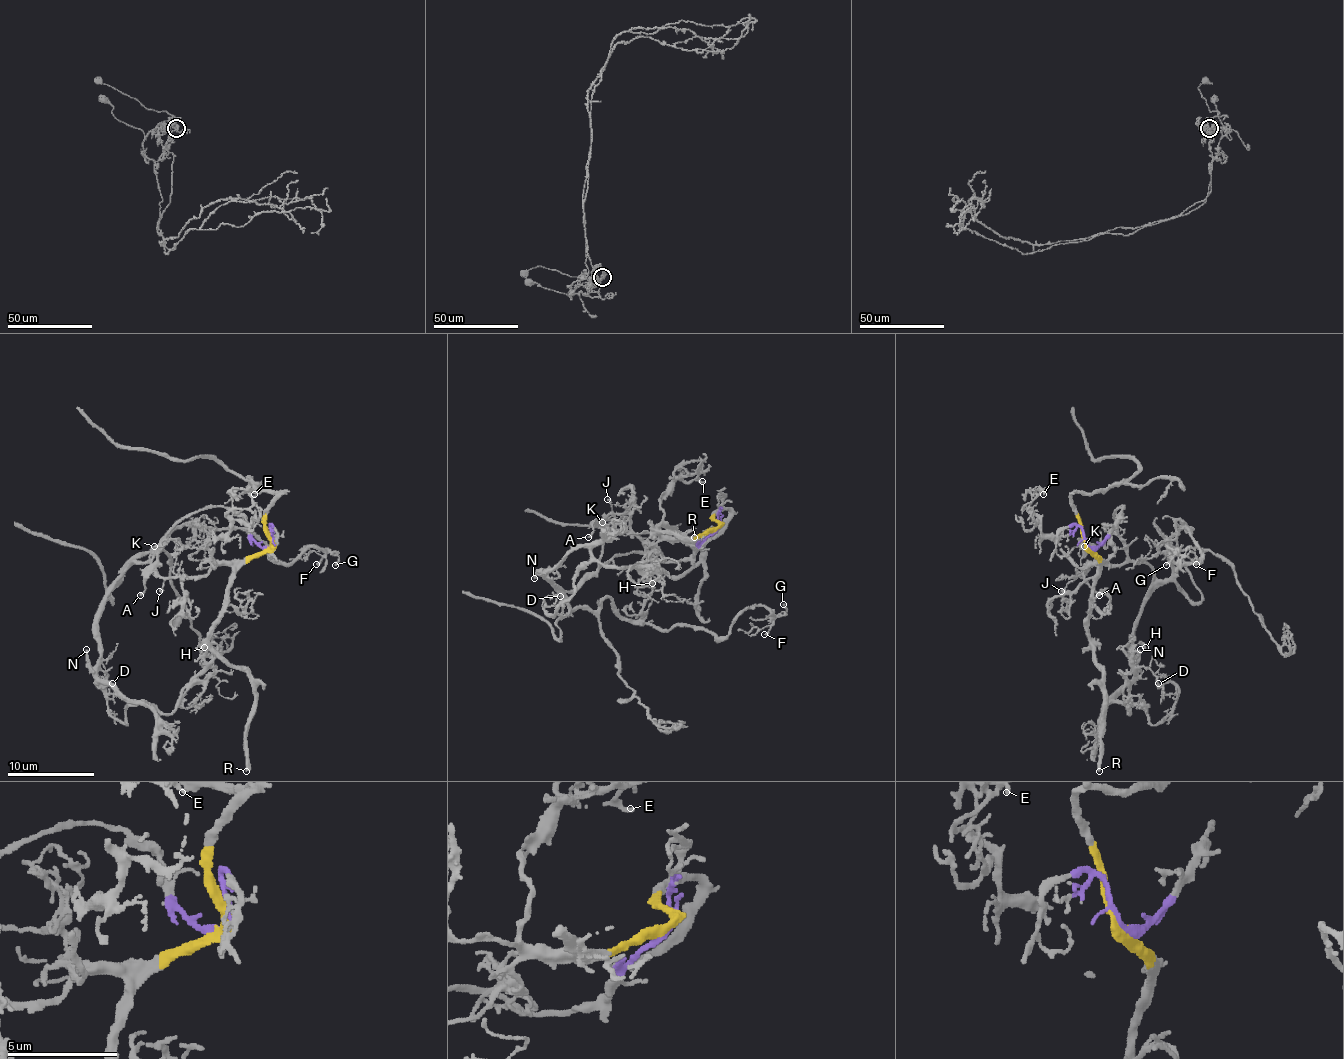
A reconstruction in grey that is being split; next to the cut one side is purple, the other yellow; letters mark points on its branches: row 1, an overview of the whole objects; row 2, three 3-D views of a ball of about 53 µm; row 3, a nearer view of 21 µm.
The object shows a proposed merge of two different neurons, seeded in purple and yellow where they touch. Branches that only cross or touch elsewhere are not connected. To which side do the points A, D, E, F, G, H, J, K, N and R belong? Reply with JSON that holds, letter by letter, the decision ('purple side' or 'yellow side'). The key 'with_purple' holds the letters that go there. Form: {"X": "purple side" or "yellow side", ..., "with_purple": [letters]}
{"A": "purple side", "D": "purple side", "E": "yellow side", "F": "purple side", "G": "purple side", "H": "purple side", "J": "purple side", "K": "purple side", "N": "purple side", "R": "yellow side", "with_purple": ["A", "D", "F", "G", "H", "J", "K", "N"]}

